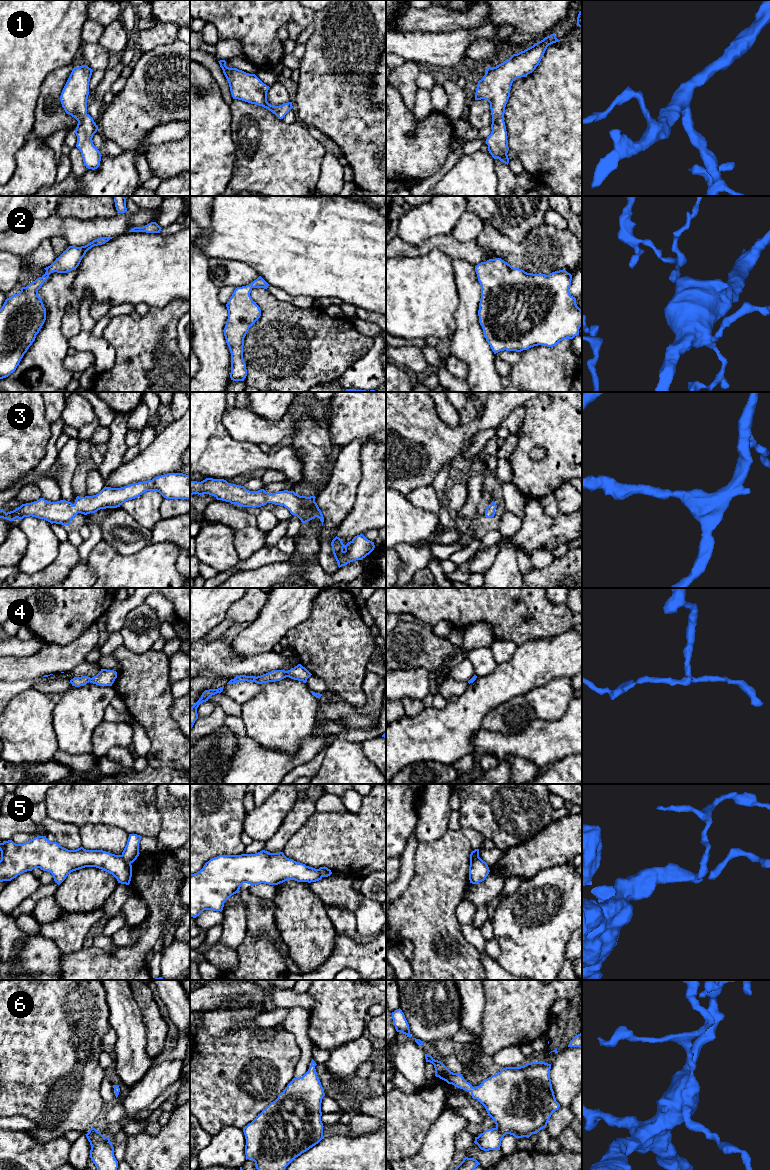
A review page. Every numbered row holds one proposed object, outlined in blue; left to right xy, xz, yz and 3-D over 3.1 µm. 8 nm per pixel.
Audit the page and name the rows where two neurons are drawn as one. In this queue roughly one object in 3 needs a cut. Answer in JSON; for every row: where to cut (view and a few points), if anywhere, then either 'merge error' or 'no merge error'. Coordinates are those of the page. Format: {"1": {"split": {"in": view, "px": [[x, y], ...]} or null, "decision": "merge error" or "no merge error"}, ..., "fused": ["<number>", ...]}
{"1": {"split": null, "decision": "no merge error"}, "2": {"split": null, "decision": "no merge error"}, "3": {"split": null, "decision": "no merge error"}, "4": {"split": {"in": "xz", "px": [[285, 671], [287, 676]]}, "decision": "merge error"}, "5": {"split": {"in": "xy", "px": [[121, 855], [130, 864]]}, "decision": "merge error"}, "6": {"split": null, "decision": "no merge error"}, "fused": ["4", "5"]}

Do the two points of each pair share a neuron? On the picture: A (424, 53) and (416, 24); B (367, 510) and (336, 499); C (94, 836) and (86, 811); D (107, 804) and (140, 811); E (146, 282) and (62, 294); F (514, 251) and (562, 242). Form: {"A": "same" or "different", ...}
{"A": "different", "B": "different", "C": "different", "D": "same", "E": "different", "F": "same"}

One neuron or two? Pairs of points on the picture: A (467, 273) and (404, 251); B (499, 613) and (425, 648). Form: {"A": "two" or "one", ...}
{"A": "two", "B": "two"}

